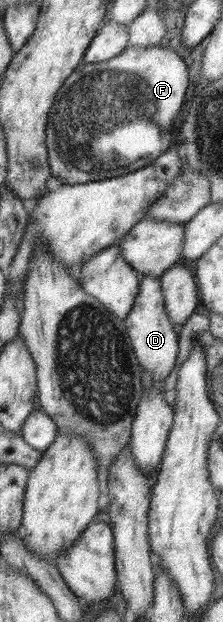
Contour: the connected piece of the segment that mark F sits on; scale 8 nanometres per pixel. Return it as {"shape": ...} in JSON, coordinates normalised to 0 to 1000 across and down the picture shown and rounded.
{"shape":[[[493,34],[453,42],[390,77],[372,100],[309,121],[251,151],[211,198],[206,235],[233,286],[336,297],[395,291],[471,289],[587,278],[686,262],[722,243],[749,243],[776,220],[776,195],[821,172],[848,117],[834,100],[717,72],[610,74],[578,66],[574,42]]]}

